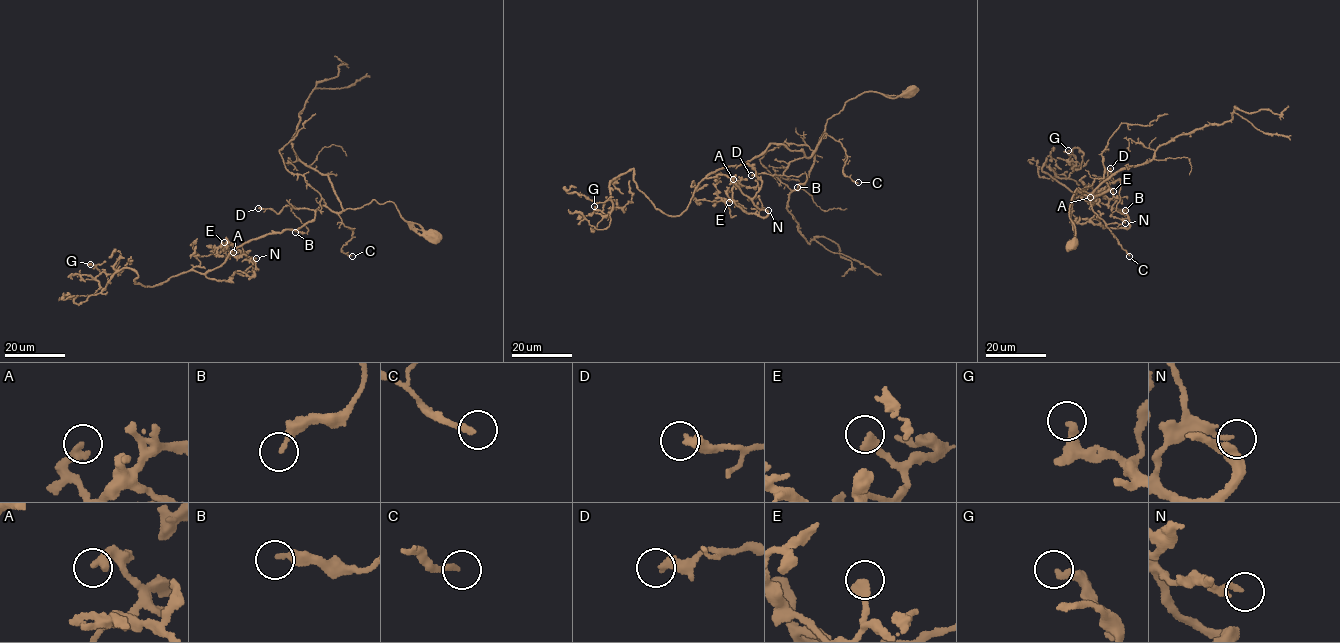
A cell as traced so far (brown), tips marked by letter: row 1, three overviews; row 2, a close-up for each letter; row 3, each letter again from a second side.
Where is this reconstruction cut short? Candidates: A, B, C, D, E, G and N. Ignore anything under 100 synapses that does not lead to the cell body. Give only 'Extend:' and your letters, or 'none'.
Extend: none

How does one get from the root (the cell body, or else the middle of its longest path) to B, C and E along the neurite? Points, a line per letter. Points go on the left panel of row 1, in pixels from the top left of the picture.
B: (432, 236), (392, 202), (374, 200), (338, 212), (290, 205), (308, 230), (295, 232)
C: (432, 236), (406, 220), (392, 202), (374, 200), (339, 214), (353, 231), (341, 251), (352, 256)
E: (432, 236), (392, 202), (322, 205), (236, 247), (206, 273), (217, 280), (255, 264), (224, 242)

